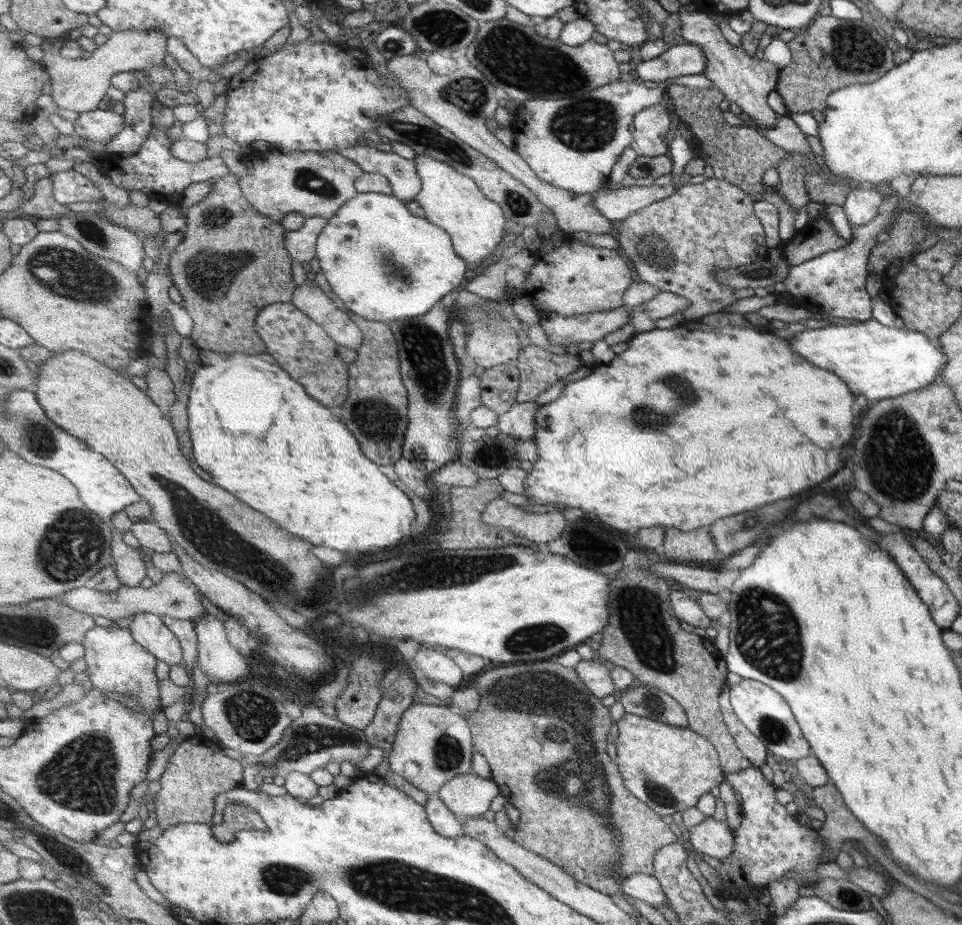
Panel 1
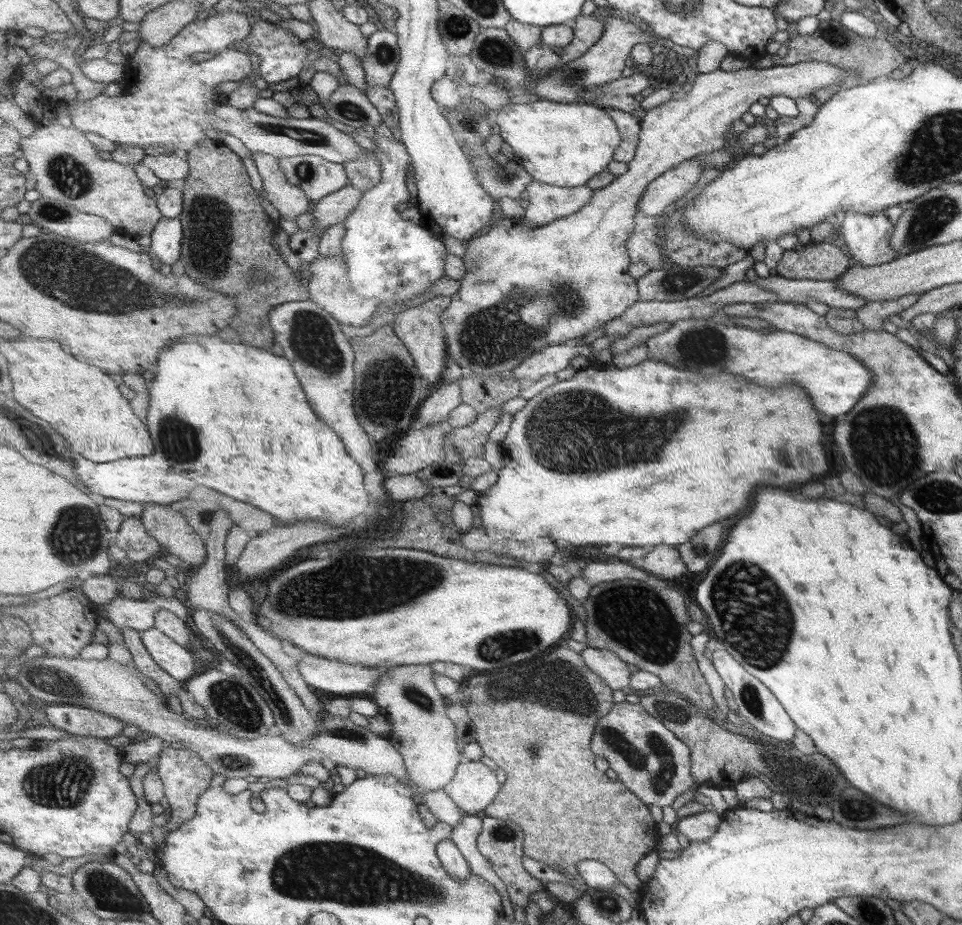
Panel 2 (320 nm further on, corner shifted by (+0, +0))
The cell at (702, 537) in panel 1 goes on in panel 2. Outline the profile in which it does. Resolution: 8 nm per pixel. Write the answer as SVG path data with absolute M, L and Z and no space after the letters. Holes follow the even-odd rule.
M657 546L651 548L647 556L639 562L649 574L655 574L663 580L675 580L683 576L688 568L685 561L681 558L678 547Z

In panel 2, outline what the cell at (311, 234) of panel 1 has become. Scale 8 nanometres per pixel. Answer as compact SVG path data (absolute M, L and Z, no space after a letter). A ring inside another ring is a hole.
M348 184L318 201L313 208L313 218L320 224L319 228L328 229L343 223L357 208L363 195L362 190Z

